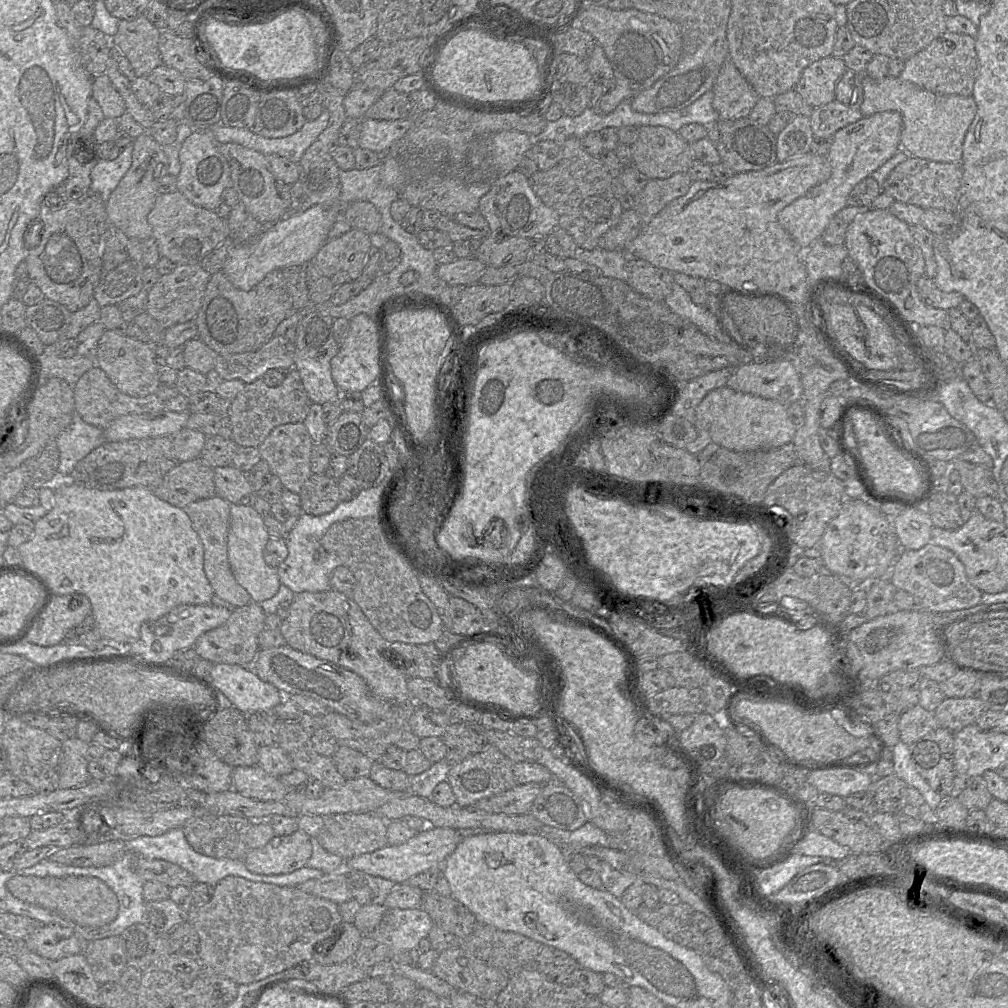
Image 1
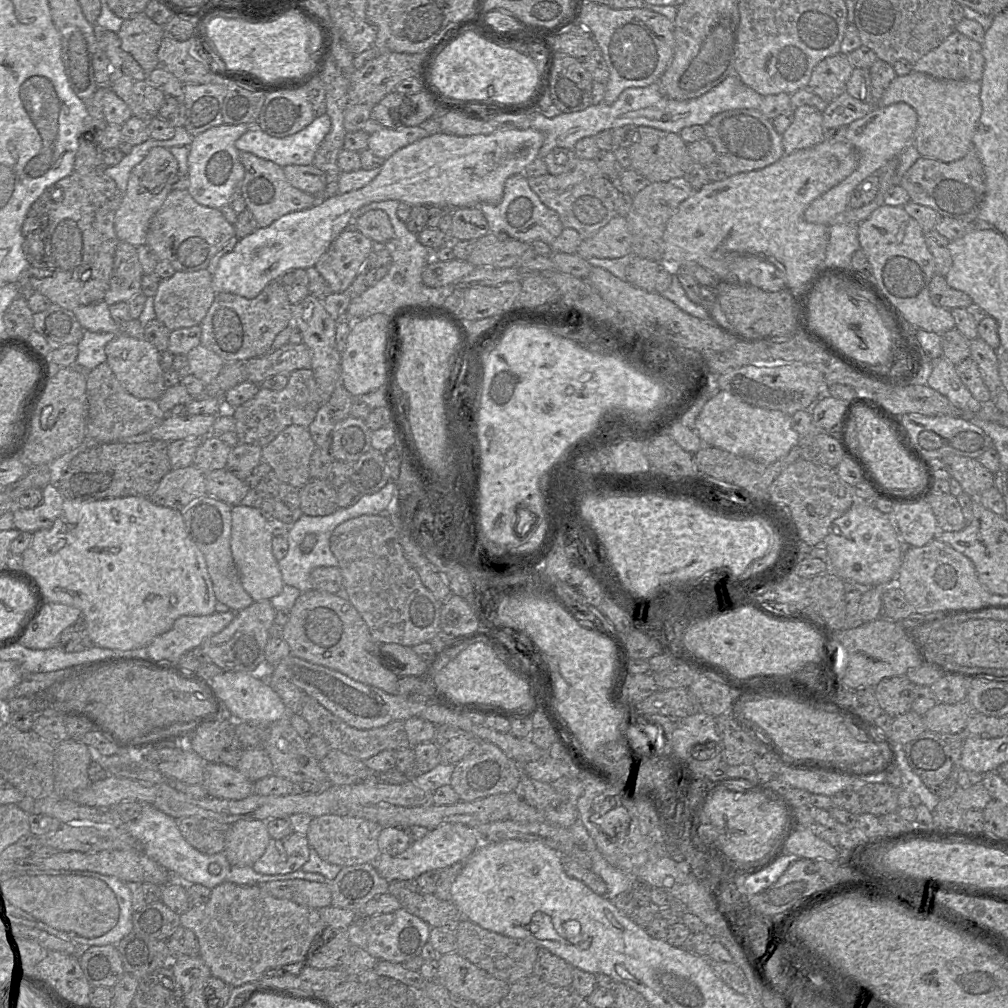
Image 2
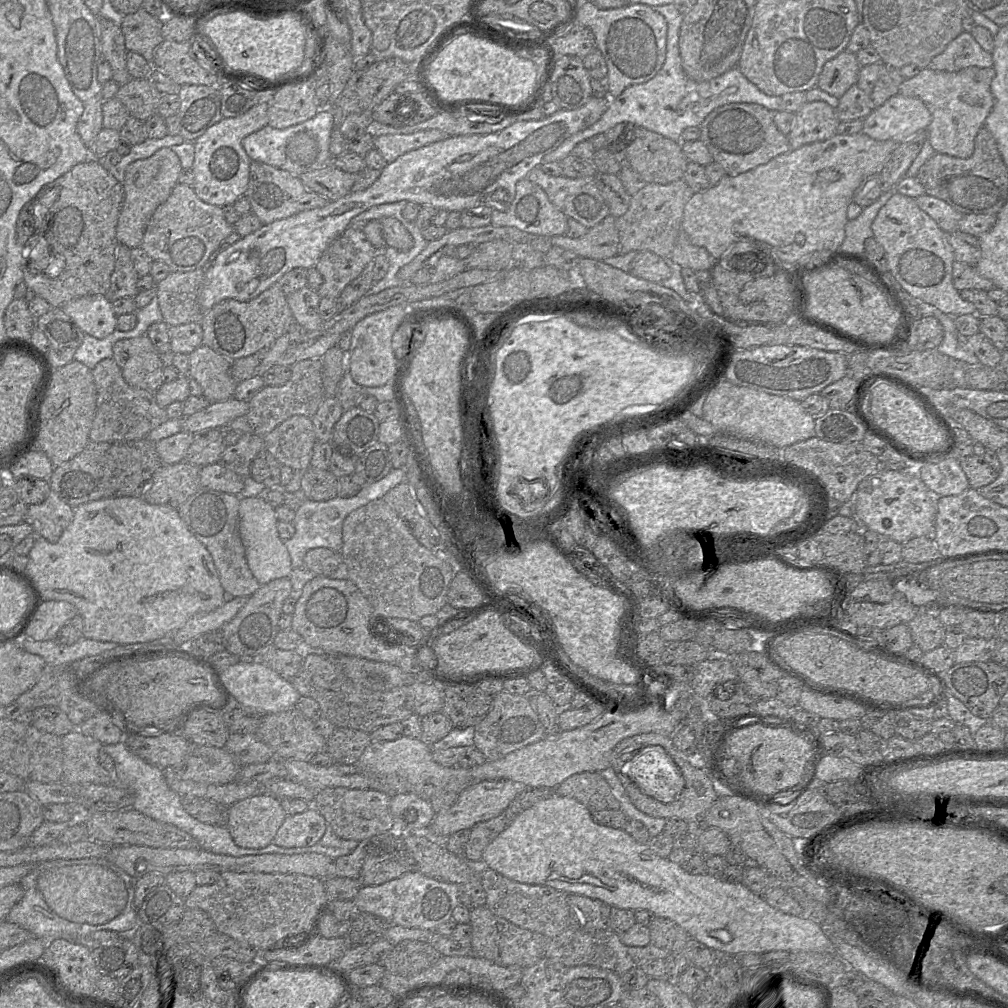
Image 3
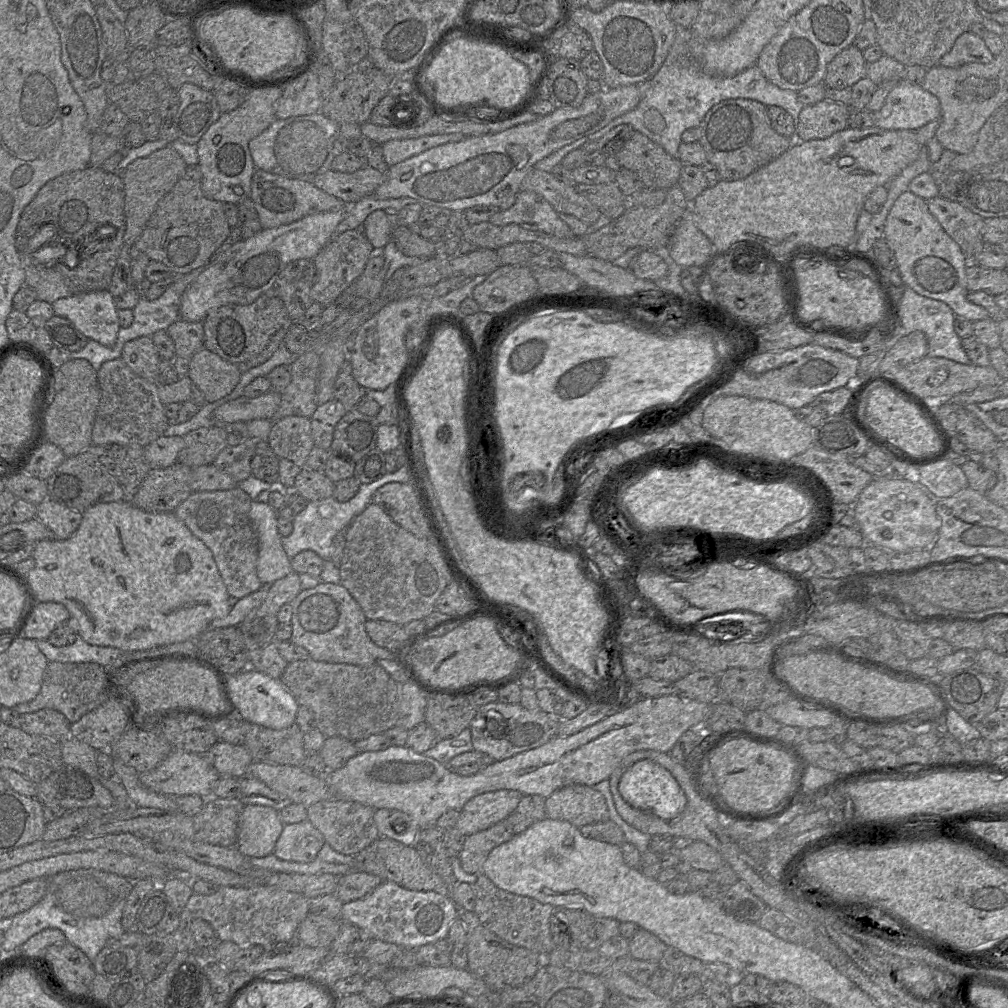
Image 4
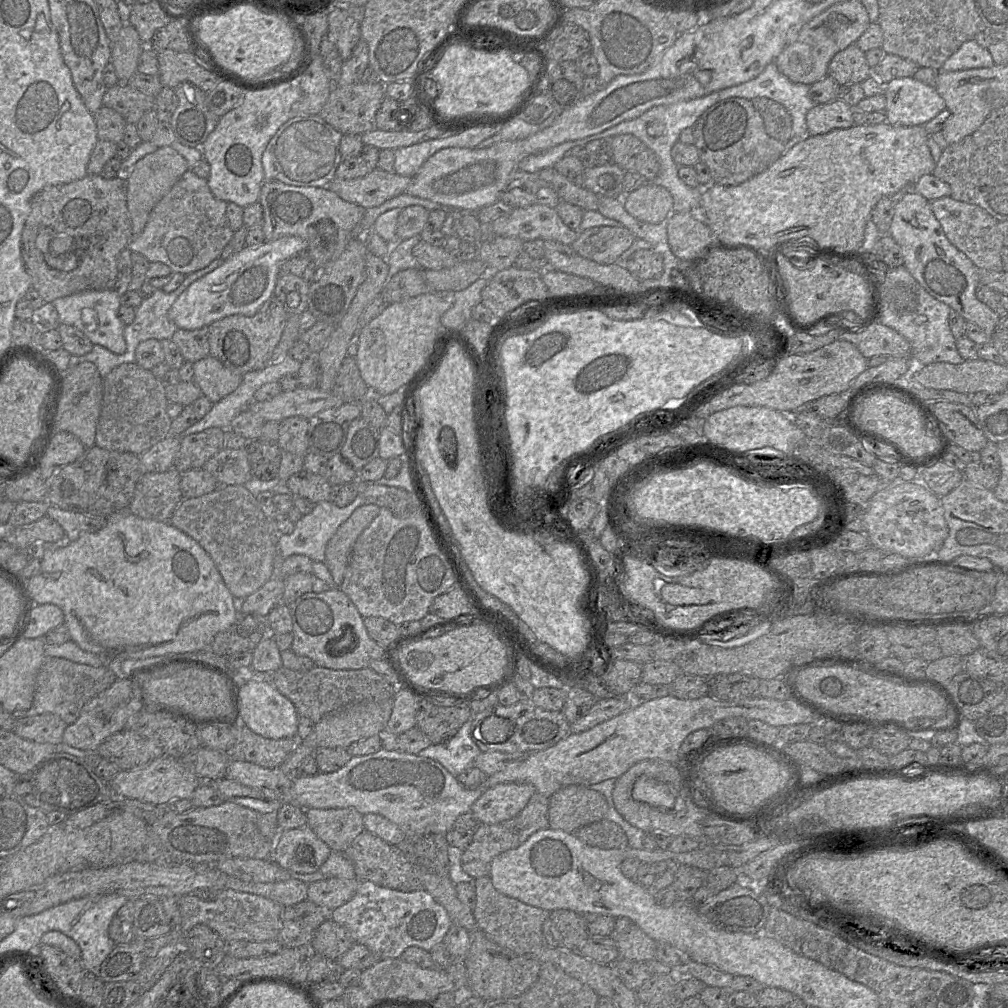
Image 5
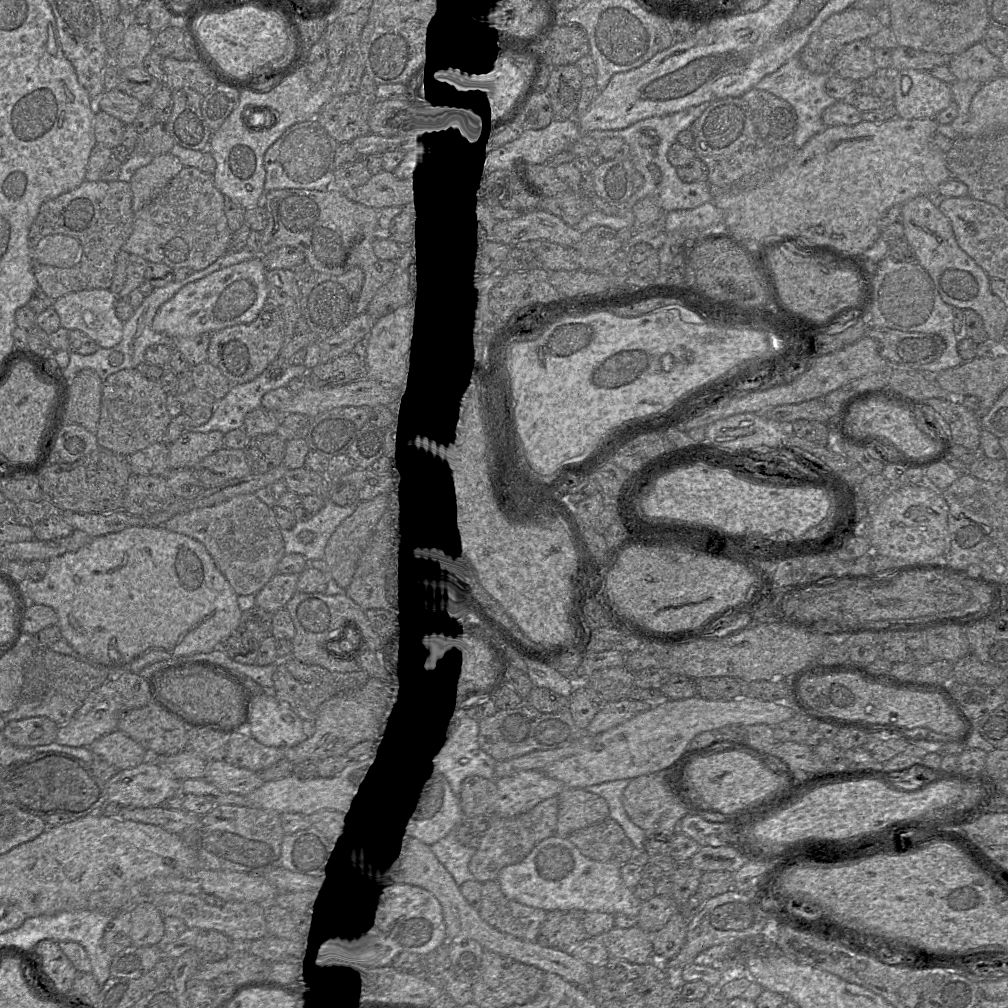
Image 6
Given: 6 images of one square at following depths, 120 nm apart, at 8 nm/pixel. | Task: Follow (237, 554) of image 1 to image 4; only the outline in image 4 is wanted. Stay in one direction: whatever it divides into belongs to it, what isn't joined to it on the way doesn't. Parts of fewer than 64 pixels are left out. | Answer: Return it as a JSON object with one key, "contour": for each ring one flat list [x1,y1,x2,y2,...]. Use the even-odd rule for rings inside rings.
{"contour":[[254,500,250,519,258,541,257,576,263,586,269,586,292,572,291,559,281,543,276,510,268,503]]}

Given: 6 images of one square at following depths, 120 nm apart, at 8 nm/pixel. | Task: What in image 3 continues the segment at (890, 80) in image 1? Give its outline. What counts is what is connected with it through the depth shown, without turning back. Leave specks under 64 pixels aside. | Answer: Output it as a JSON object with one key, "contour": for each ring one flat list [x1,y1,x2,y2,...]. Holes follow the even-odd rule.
{"contour":[[972,66,956,72,924,68,916,76,904,79,899,94,921,99,930,110,932,120,927,127,927,140,936,153,969,158,974,152,975,138,993,108,991,82,994,76,993,67]]}

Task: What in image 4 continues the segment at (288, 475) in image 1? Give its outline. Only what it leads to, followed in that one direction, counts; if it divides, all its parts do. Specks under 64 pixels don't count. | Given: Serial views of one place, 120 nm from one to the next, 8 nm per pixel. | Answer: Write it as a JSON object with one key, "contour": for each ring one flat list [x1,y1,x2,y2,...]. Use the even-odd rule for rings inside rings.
{"contour":[[287,416,273,421,267,443,280,459,287,459,299,467,305,467,315,446,310,418]]}

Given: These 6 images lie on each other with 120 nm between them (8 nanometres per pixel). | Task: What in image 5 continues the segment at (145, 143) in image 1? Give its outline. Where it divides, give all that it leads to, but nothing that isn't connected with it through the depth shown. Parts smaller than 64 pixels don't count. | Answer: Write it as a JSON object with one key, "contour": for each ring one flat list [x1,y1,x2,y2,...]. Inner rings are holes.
{"contour":[[171,146,160,147,136,162,127,179,127,208,131,218,132,237,143,231,153,207,187,170,187,161]]}

